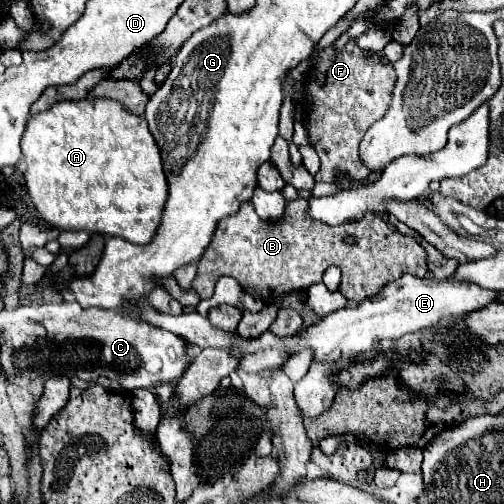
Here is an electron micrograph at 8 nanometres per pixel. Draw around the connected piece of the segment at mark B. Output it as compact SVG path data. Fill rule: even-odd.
M296 197L286 203L286 219L262 221L254 211L252 201L244 201L236 215L224 217L200 259L192 287L198 291L200 299L208 299L214 293L216 281L230 275L256 299L264 295L272 299L304 289L308 283L320 283L330 265L336 265L342 271L340 293L352 303L360 303L368 299L368 295L376 295L384 283L390 283L400 275L432 275L426 267L426 251L418 245L418 241L410 235L398 233L378 215L364 213L358 221L330 227L310 219L308 201ZM346 235L354 235L356 243L346 245Z

